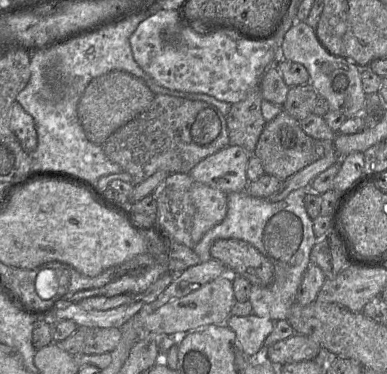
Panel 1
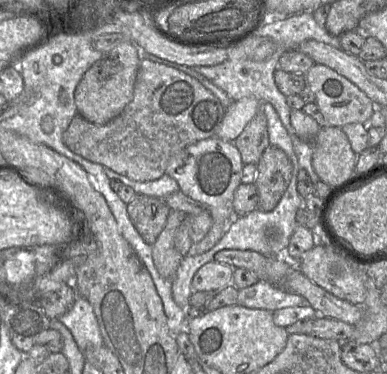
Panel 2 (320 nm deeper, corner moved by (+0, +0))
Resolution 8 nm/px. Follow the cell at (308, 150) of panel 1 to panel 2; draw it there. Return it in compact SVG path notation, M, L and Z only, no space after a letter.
M271 145L265 149L256 164L257 209L269 212L278 205L291 181L292 172L291 161L282 149Z

